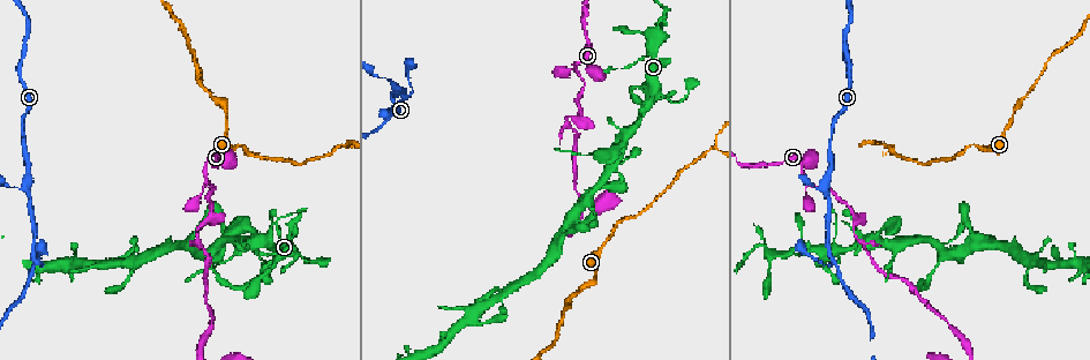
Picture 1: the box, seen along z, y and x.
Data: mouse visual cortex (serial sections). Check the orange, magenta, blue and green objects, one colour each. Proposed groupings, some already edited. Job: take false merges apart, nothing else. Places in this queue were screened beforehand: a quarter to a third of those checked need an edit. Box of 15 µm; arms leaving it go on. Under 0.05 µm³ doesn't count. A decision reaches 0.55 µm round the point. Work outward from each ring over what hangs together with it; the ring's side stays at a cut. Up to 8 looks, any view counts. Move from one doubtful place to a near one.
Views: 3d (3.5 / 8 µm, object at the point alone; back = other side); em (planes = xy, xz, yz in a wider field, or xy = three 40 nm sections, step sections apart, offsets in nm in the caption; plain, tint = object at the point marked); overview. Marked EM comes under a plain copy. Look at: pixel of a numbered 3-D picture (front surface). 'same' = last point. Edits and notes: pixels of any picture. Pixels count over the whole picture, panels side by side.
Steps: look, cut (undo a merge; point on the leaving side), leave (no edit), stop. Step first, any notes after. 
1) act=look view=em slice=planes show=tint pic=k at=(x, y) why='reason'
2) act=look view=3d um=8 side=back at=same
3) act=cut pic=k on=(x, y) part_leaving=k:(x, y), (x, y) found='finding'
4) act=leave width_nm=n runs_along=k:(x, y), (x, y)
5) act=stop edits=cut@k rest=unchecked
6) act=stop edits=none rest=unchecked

act=look view=3d um=3.5 side=back pic=1 at=(27, 187) why='abrupt turn'

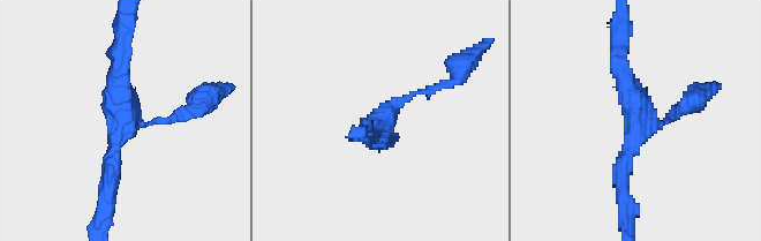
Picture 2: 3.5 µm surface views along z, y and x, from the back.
act=look view=em slice=xy step=1 show=tint pic=2 at=(123, 117) arms=3 arm_widths_nm=100,200,250

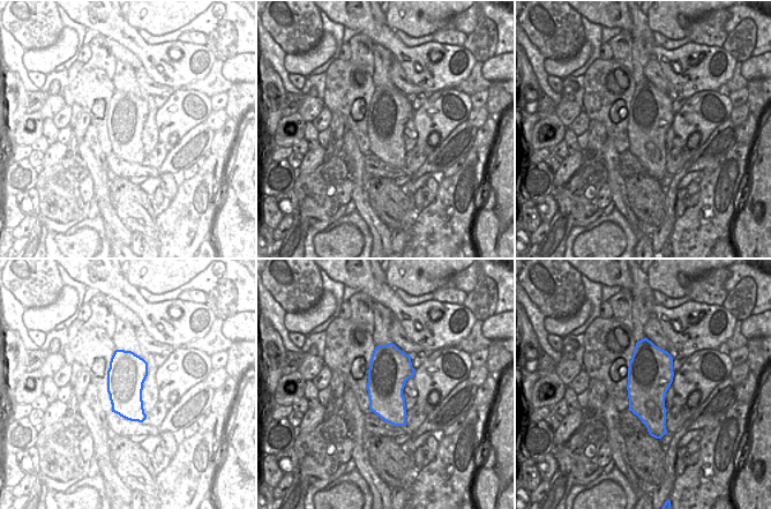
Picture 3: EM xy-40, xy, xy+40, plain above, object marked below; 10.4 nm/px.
act=look view=em slice=xy step=5 show=tint at=same why='another direction'

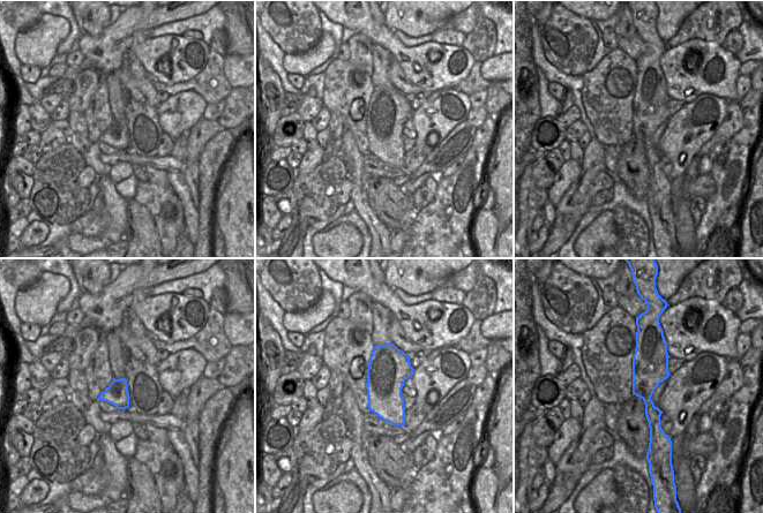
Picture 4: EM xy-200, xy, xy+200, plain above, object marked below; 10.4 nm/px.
act=leave runs_along=2:(119, 43), (122, 127), (108, 188) found='all the same cell'

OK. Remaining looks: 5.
act=look view=3d um=8 pic=1 at=(835, 260) why='side arm on a straight run'

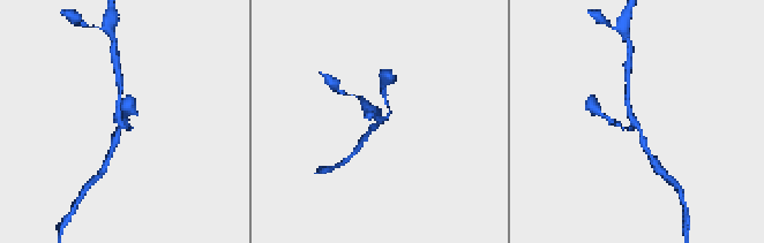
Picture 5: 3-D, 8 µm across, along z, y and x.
act=look view=3d um=3.5 side=back pic=5 at=(636, 123) why='zoom in'

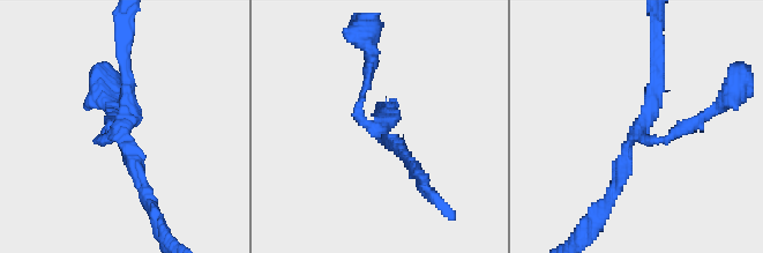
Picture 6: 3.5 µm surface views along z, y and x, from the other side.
act=look view=em slice=xy step=2 show=tint pic=6 at=(641, 127) arms=3 arm_widths_nm=150,200,250 why='need the tissue'

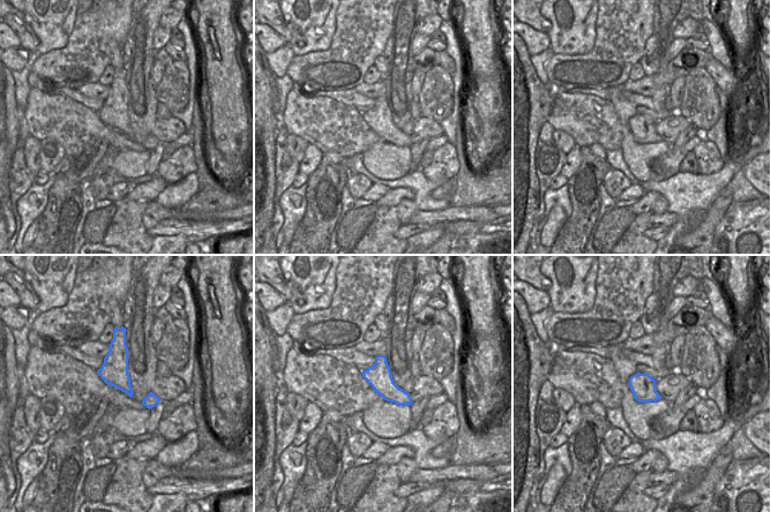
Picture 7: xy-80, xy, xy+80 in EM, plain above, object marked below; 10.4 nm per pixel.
act=leave runs_along=6:(657, 54), (653, 104), (612, 193) found='one cell here'

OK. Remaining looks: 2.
act=look view=3d um=8 pic=1 at=(205, 179) why='side arm on a straight run'

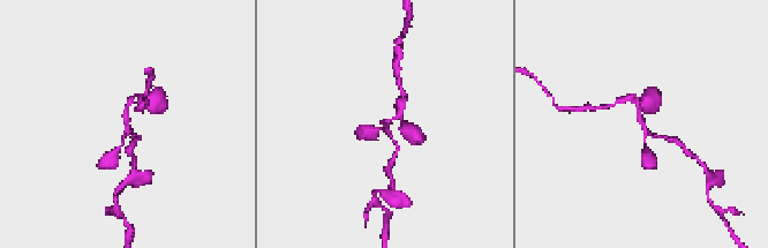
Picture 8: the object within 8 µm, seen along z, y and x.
act=look view=em slice=planes show=tint pic=8 at=(130, 127) arms=3 arm_widths_nm=100,150,150

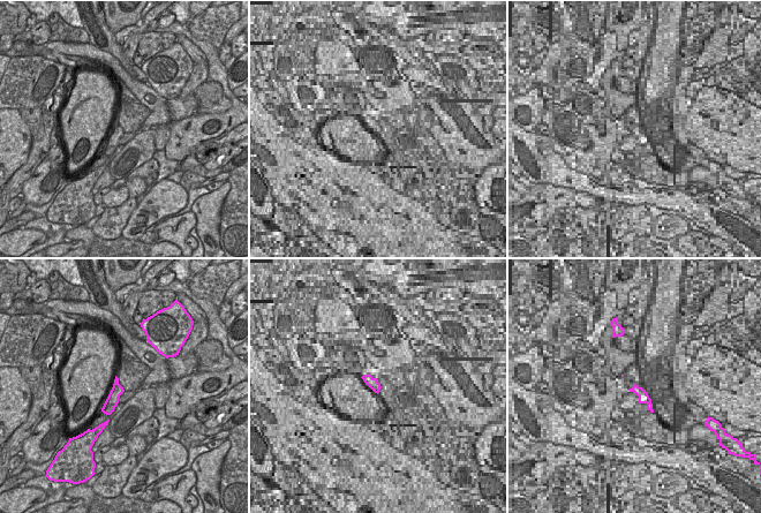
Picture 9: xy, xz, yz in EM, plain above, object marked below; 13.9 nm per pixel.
act=leave runs_along=8:(635, 97), (646, 128), (669, 138) found='one cell here'

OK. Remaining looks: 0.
act=stop edits=none rest=unchecked

